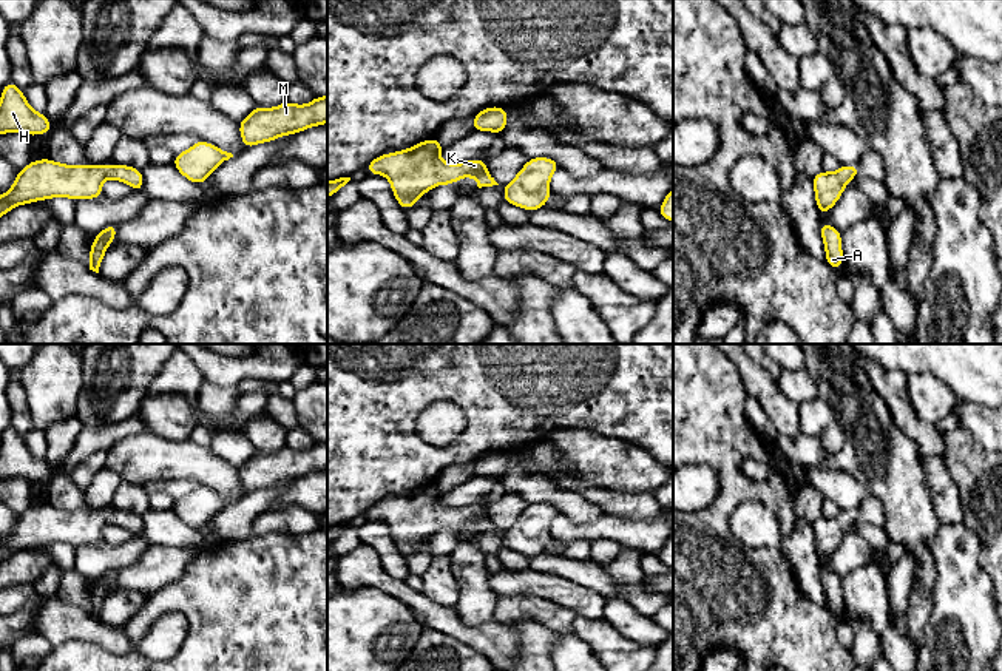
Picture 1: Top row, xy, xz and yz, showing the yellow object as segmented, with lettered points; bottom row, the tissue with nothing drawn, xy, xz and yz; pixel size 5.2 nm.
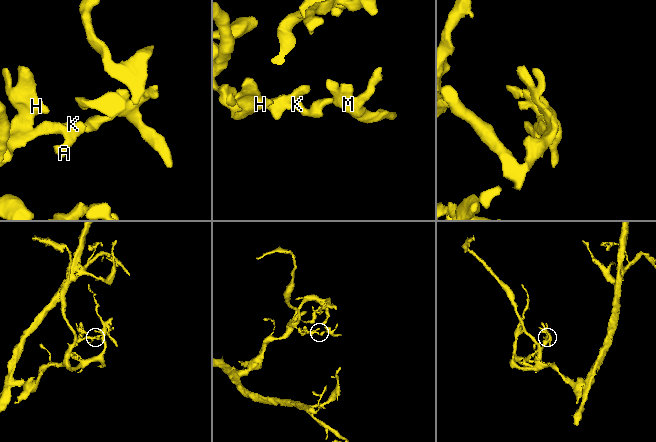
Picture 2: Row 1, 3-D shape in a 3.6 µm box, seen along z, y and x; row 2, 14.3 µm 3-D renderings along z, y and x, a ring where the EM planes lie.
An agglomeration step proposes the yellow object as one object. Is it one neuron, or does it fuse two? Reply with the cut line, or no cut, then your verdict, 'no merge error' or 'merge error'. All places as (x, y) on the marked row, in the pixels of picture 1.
no cut | no merge error

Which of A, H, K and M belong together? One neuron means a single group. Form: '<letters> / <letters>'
A H K M

